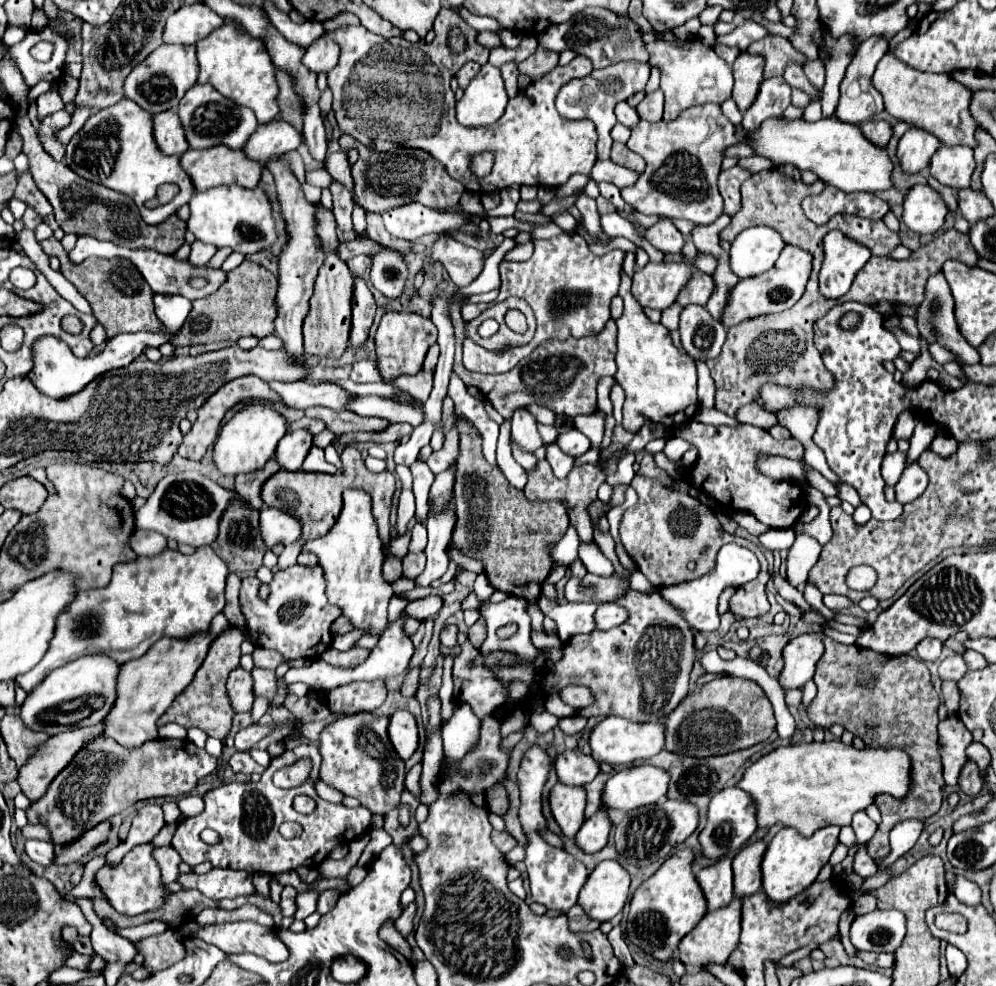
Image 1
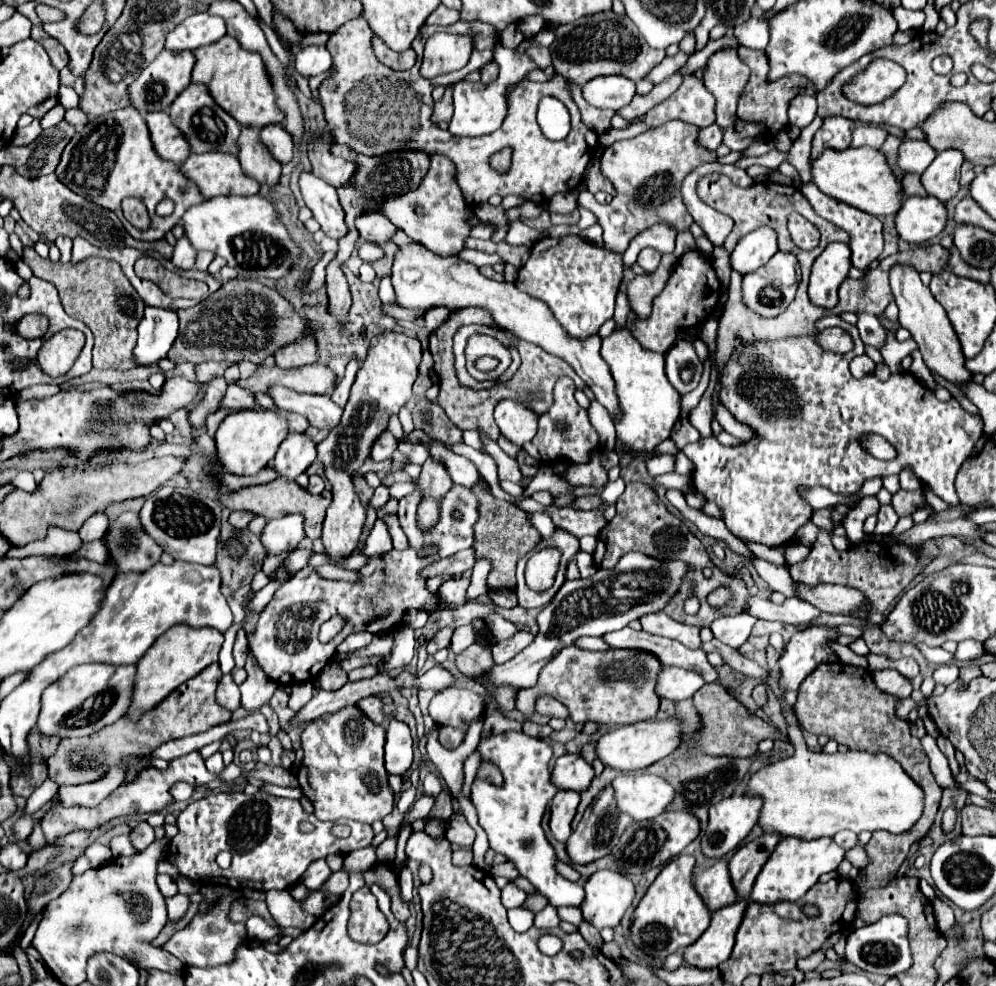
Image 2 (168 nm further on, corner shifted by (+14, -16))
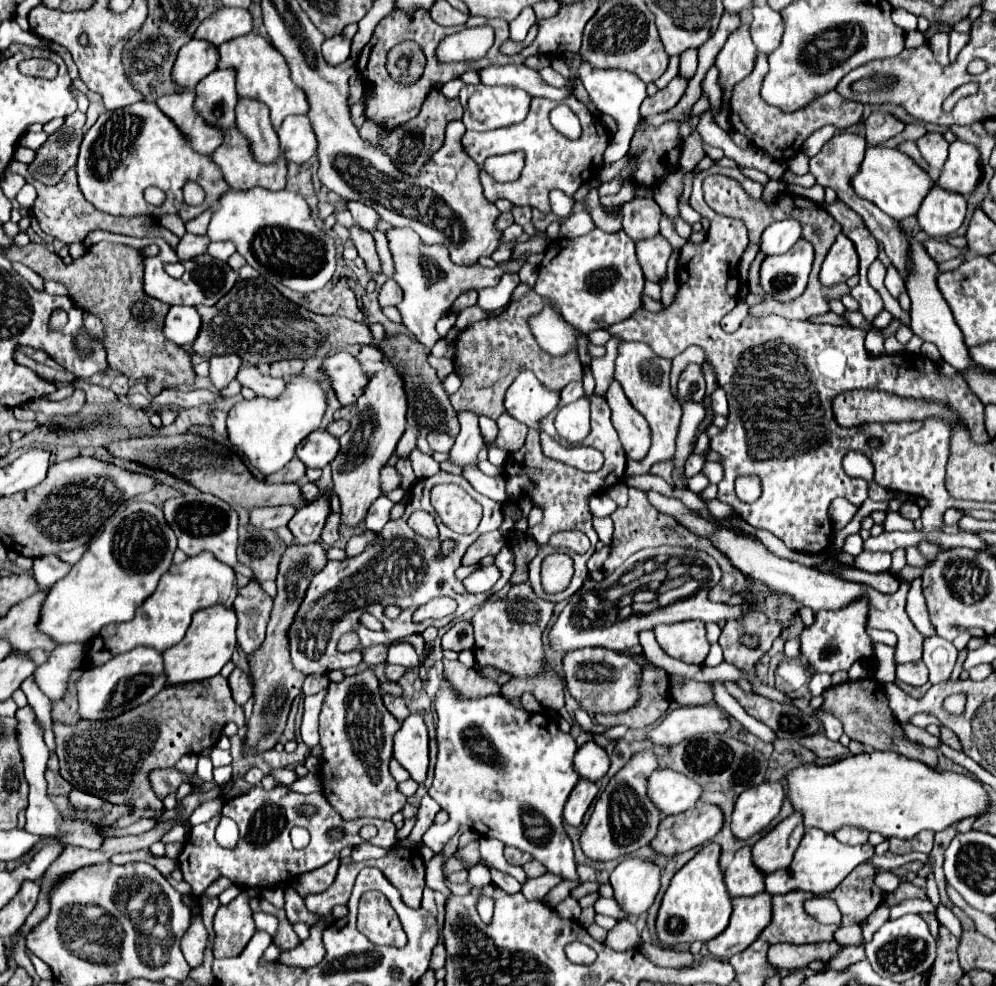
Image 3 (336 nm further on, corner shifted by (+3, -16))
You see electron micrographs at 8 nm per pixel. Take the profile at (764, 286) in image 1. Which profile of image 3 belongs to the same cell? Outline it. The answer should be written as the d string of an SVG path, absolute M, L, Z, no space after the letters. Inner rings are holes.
M802 238L786 254L768 256L760 268L760 284L764 292L782 304L792 302L806 290L812 260L812 244Z

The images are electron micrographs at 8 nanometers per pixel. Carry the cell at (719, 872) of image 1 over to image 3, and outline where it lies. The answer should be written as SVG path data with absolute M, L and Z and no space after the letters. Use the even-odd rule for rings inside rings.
M748 846L740 848L730 866L724 870L724 884L730 898L754 896L758 892L764 892L764 876L752 864L752 854Z

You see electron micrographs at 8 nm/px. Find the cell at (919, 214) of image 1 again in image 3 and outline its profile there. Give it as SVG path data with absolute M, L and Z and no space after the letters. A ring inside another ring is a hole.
M936 186L926 194L916 216L920 230L924 230L928 236L950 236L966 218L966 200L960 194L944 192Z

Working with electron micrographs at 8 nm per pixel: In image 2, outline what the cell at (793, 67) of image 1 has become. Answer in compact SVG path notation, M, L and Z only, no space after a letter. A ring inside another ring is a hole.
M799 96L789 106L789 124L797 126L797 128L805 128L815 118L815 112L817 112L815 98L811 98L811 96Z

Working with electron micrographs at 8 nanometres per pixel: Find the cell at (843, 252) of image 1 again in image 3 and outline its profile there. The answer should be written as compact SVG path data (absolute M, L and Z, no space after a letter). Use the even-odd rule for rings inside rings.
M844 234L836 238L832 244L822 270L820 270L820 282L826 288L832 288L840 282L846 282L858 272L858 256L852 240L848 240Z

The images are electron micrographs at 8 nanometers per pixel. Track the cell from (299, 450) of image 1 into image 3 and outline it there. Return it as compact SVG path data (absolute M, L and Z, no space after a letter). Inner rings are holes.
M314 430L302 444L296 448L296 458L300 458L306 468L324 468L338 454L338 440L326 430Z

